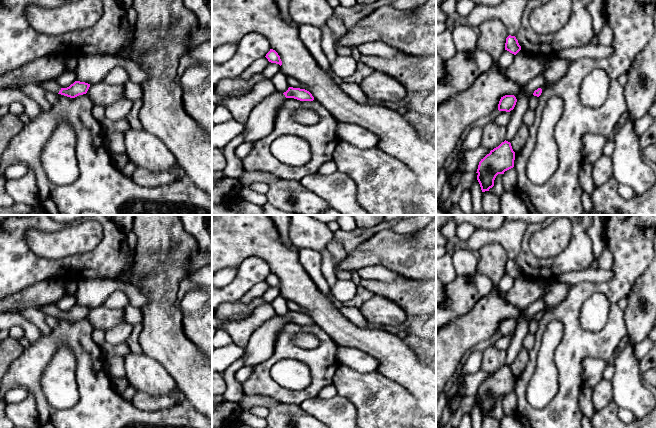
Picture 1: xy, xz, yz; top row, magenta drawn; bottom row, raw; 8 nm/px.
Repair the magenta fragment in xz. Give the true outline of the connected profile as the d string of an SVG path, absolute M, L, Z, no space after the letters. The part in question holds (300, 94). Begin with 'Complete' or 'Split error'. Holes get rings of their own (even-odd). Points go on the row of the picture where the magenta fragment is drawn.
Split error. M289 87L284 93L274 91L252 109L242 132L245 142L256 142L272 132L278 110L286 98L314 100L312 94L305 89Z

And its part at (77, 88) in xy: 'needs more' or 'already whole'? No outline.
needs more

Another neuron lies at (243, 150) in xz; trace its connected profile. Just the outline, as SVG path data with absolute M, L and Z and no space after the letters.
M243 142L236 148L236 155L241 160L246 158L254 147L255 142Z

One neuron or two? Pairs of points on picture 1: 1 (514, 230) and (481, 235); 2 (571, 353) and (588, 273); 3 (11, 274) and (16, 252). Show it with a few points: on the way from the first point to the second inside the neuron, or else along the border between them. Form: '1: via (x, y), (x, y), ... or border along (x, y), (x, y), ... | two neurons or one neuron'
1: via (506, 235), (489, 235) | one neuron
2: border along (609, 279), (603, 282), (579, 282), (573, 285) | two neurons
3: via (11, 269), (11, 257) | one neuron

